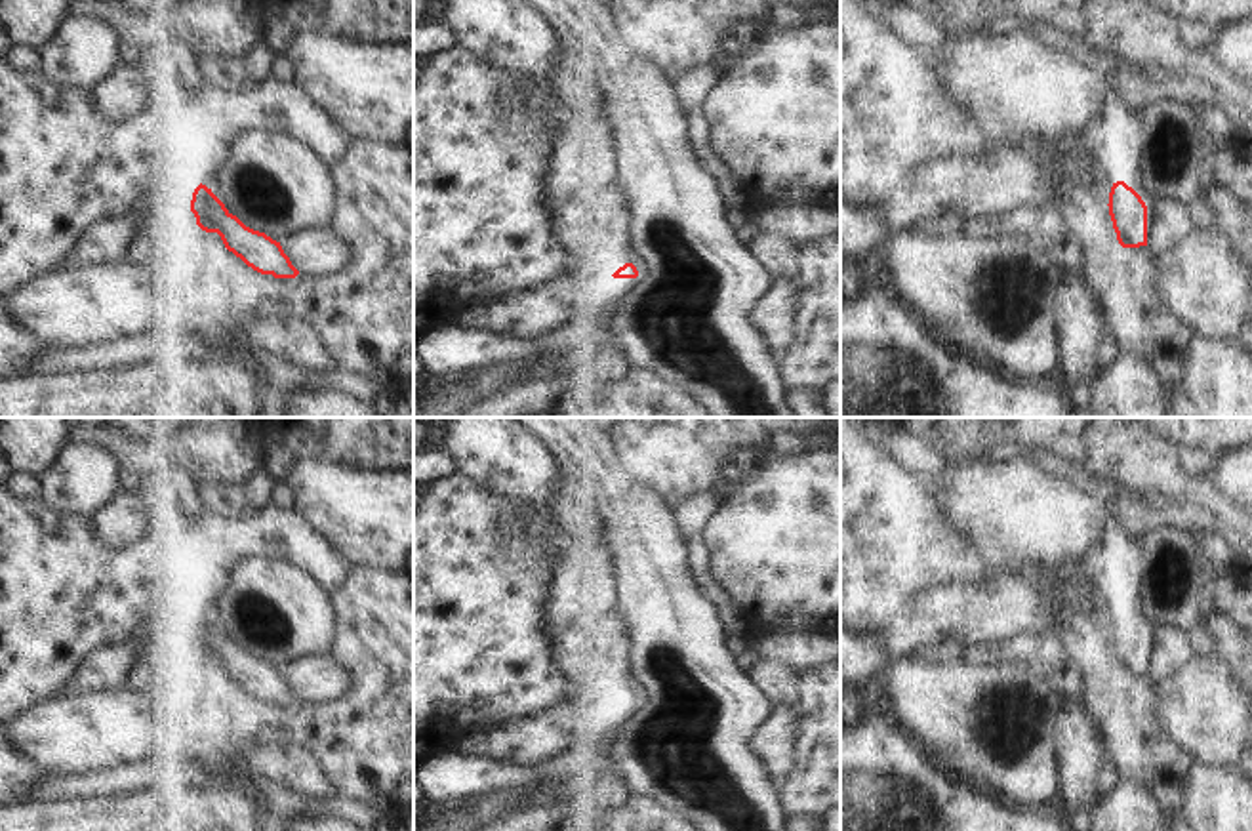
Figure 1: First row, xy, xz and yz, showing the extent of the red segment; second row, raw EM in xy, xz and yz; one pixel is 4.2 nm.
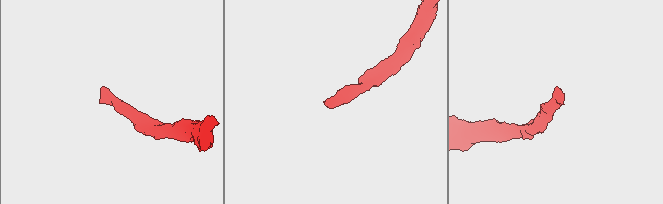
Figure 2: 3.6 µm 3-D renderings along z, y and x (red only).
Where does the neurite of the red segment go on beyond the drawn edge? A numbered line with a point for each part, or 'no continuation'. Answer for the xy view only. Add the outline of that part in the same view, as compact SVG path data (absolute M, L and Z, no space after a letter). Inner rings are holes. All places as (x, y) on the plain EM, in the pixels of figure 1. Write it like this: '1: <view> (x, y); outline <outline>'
no continuation

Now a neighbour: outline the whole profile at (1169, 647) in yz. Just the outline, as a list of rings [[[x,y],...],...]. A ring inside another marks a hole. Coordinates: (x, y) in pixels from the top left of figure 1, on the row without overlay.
[[[1159,623],[1147,633],[1147,675],[1168,675],[1187,663],[1199,650],[1199,640],[1181,625]]]

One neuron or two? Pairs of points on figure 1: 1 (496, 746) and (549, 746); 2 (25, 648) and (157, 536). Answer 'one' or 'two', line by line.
1: one
2: two

